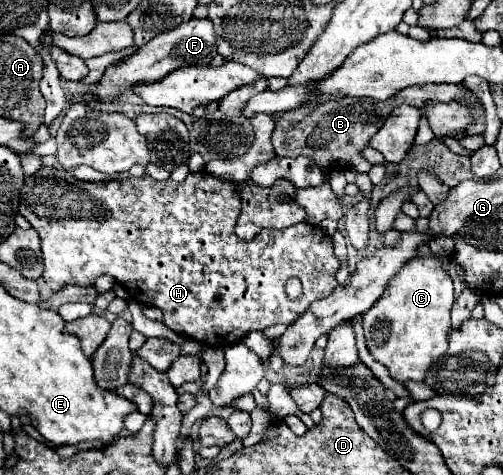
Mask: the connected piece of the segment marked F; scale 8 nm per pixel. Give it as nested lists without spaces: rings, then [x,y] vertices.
[[[193,18],[193,20],[177,26],[171,32],[159,34],[157,38],[153,38],[151,42],[141,46],[137,54],[121,60],[117,64],[111,64],[103,74],[103,80],[99,84],[95,84],[95,88],[97,88],[99,96],[111,100],[117,96],[117,92],[131,90],[135,84],[141,84],[141,82],[157,82],[157,80],[165,78],[165,74],[169,74],[181,66],[207,66],[207,64],[211,64],[211,60],[215,56],[217,56],[217,42],[215,42],[213,22],[209,22],[207,18],[205,20]]]

